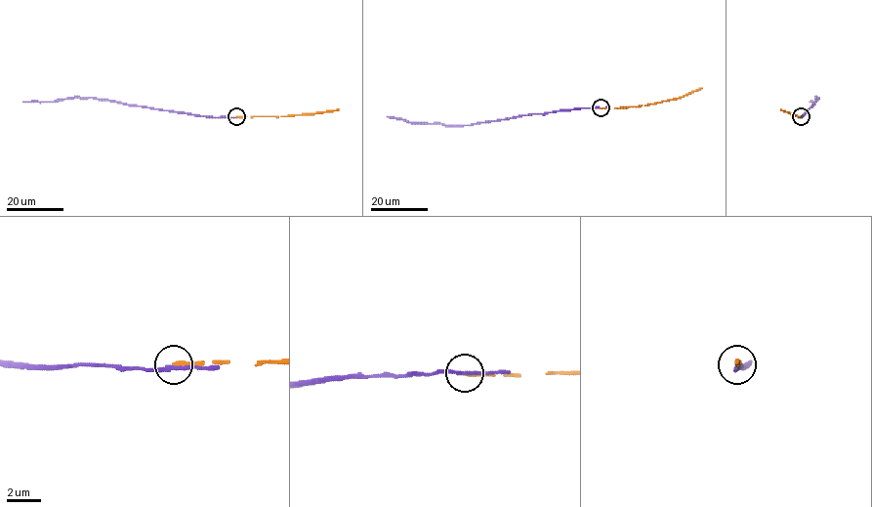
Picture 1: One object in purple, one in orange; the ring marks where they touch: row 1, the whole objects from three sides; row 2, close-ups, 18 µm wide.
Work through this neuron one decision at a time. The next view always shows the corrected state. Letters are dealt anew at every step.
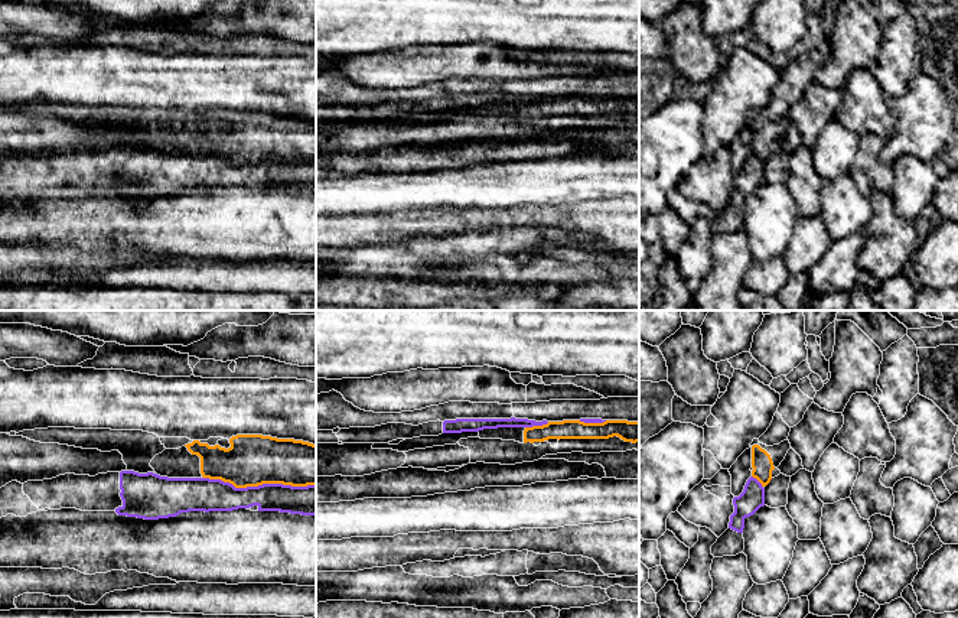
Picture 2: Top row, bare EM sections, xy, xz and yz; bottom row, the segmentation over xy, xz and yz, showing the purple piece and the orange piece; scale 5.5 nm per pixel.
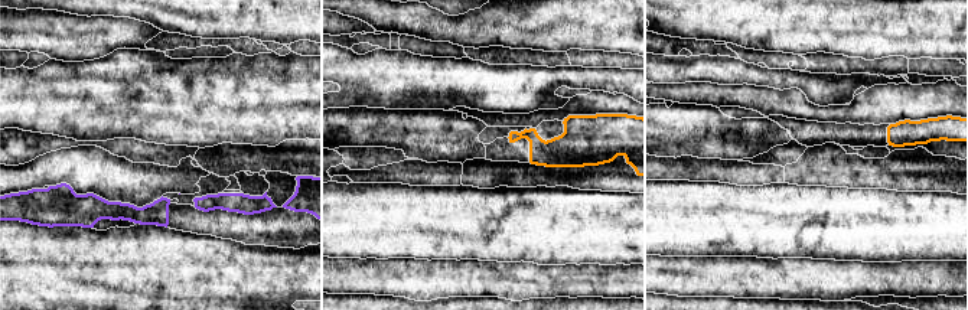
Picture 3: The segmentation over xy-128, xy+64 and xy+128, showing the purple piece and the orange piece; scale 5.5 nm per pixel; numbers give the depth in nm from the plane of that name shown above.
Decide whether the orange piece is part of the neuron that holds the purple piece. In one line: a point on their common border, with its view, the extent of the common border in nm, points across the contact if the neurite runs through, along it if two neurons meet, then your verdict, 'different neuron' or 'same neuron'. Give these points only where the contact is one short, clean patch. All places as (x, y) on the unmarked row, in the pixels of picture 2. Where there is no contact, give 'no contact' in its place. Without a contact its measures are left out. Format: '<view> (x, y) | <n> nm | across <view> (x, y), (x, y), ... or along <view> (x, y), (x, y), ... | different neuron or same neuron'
xy (260, 162) | 650 nm | different neuron

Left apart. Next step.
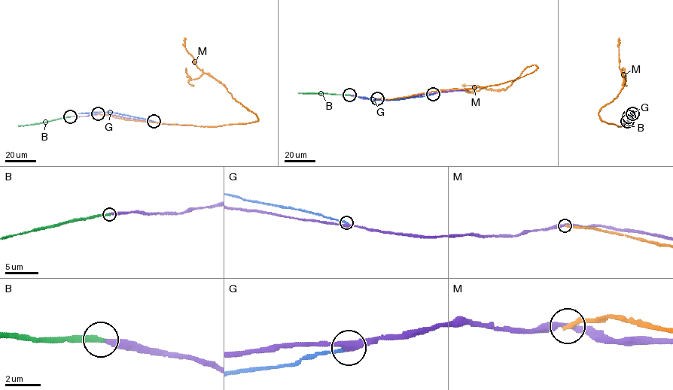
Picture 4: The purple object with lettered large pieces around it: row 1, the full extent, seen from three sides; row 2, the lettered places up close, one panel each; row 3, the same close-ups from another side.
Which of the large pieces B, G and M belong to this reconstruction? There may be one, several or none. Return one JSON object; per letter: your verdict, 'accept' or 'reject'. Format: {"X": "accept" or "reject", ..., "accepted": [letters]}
{"B": "accept", "G": "reject", "M": "reject", "accepted": ["B"]}

